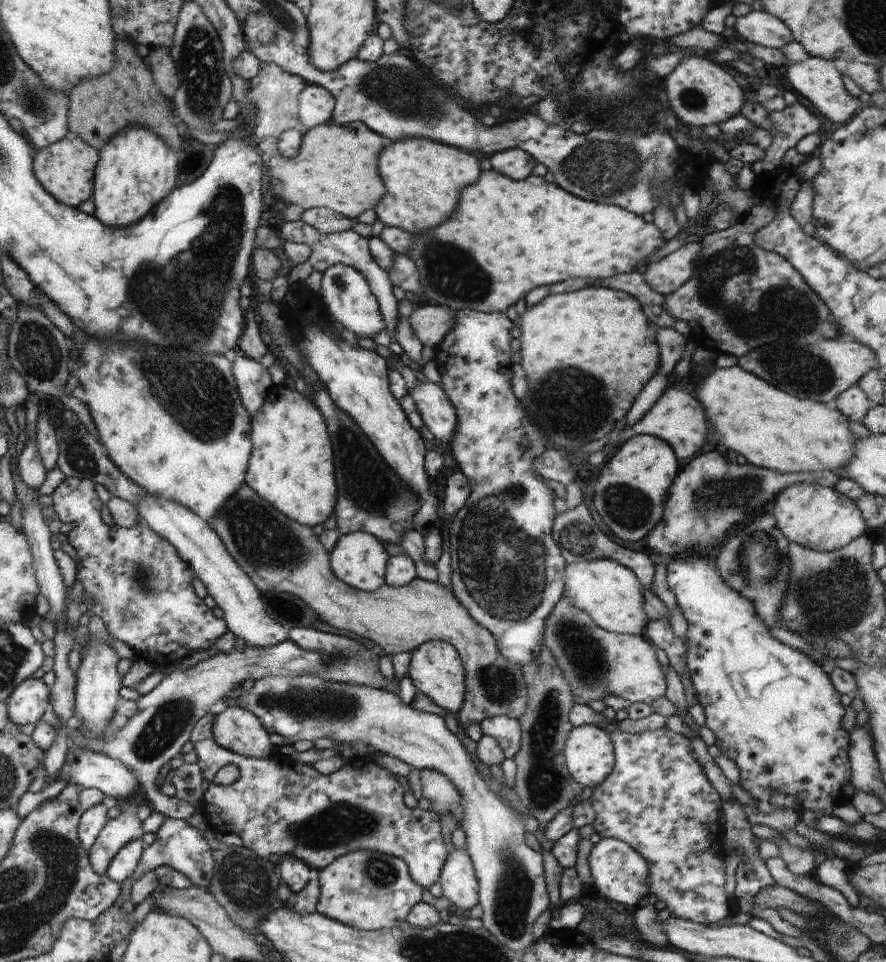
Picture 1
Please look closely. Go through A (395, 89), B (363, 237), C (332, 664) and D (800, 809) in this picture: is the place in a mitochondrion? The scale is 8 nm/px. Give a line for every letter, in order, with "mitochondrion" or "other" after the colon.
A: mitochondrion
B: other
C: mitochondrion
D: other

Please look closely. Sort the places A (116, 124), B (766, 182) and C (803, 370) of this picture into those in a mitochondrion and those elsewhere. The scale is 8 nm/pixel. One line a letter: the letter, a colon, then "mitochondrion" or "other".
A: other
B: other
C: mitochondrion

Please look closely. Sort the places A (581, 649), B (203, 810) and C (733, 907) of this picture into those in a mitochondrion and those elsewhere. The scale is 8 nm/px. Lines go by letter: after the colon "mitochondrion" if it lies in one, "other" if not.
A: mitochondrion
B: other
C: other

